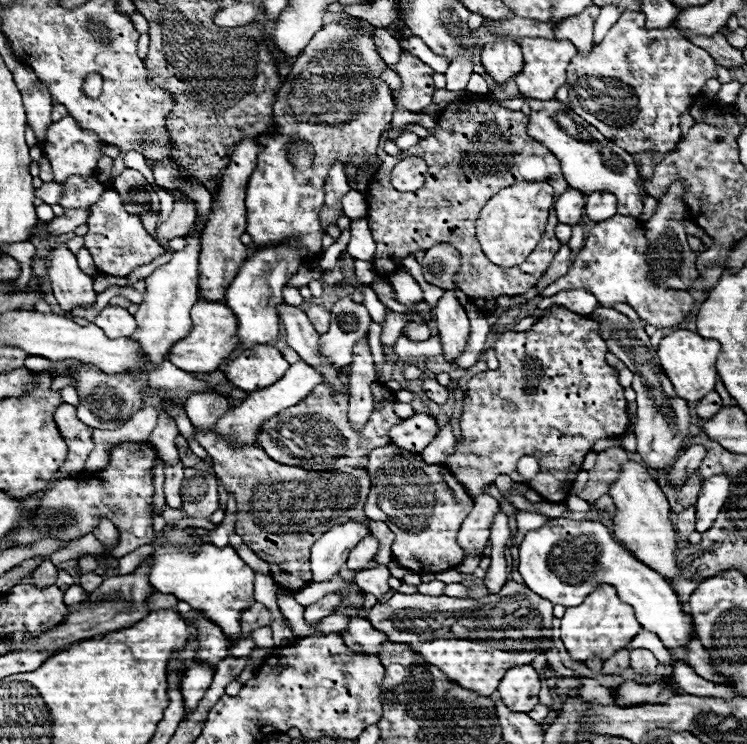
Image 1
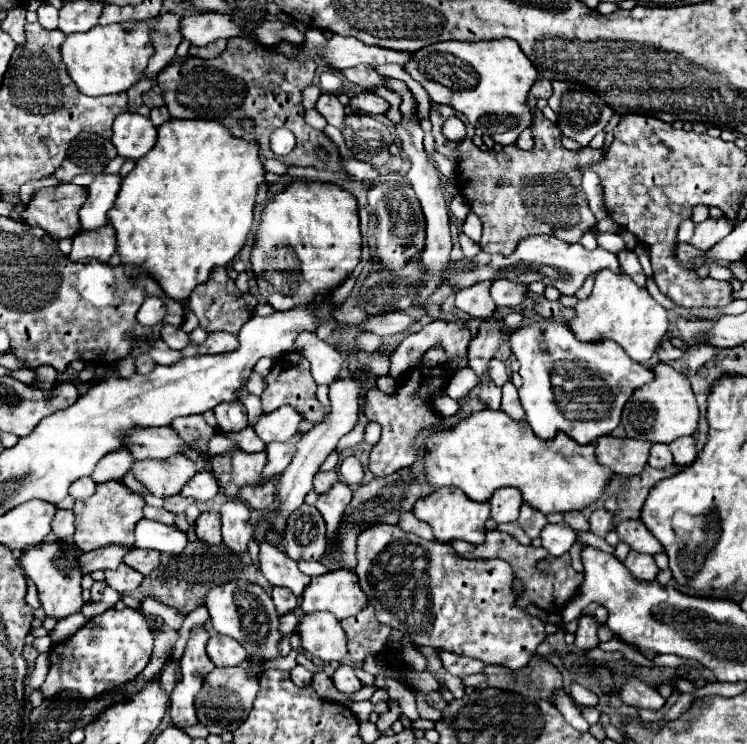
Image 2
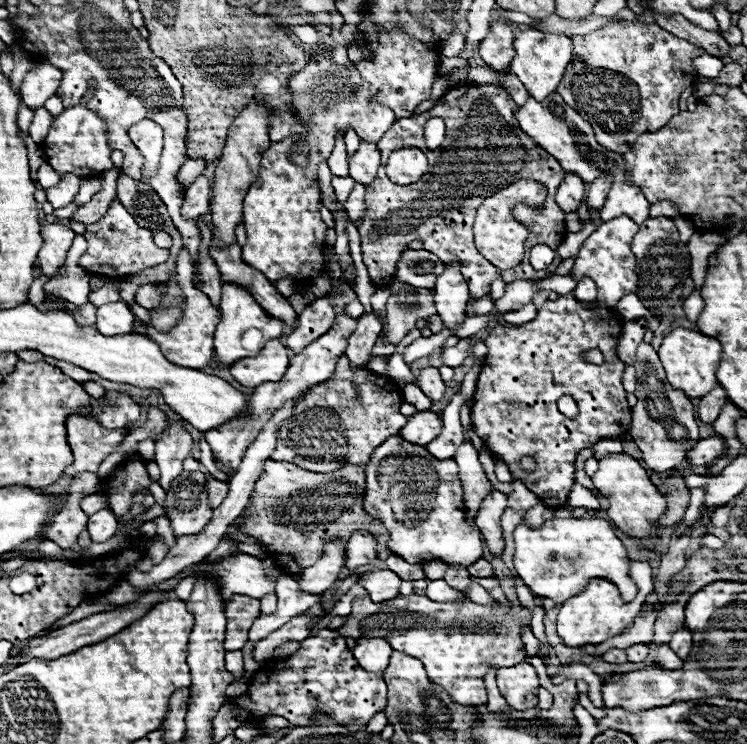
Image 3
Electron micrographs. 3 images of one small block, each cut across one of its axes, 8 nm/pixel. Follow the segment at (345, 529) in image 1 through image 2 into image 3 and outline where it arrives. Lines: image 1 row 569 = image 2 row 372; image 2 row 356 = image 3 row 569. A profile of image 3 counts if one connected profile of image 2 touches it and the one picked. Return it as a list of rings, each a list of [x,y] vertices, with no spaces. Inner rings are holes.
[[[332,538],[324,544],[322,556],[316,560],[316,564],[296,576],[302,592],[320,594],[338,580],[340,572],[344,570],[344,546],[346,542],[340,538]]]

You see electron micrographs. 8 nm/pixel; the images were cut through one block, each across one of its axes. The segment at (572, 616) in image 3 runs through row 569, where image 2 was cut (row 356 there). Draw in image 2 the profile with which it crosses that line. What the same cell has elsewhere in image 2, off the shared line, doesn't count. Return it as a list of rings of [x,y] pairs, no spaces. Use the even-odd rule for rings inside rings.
[[[600,270],[596,274],[596,282],[594,282],[594,290],[592,294],[586,298],[586,300],[580,300],[576,304],[576,318],[570,322],[570,328],[572,332],[576,334],[576,338],[580,340],[602,340],[602,338],[610,338],[614,340],[616,344],[620,344],[624,348],[624,352],[632,358],[632,360],[638,360],[638,362],[644,362],[648,360],[654,350],[660,346],[662,338],[666,336],[668,332],[668,312],[666,308],[662,308],[650,294],[646,288],[640,288],[626,272],[612,272],[612,270]]]

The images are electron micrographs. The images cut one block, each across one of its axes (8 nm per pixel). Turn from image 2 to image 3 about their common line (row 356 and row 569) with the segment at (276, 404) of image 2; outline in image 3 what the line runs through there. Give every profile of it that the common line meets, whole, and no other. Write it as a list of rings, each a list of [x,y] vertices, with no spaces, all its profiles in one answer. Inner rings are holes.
[[[266,460],[264,472],[254,484],[250,502],[242,512],[240,532],[254,536],[264,546],[266,554],[278,562],[278,568],[288,576],[298,576],[304,568],[312,566],[328,538],[340,536],[348,540],[356,530],[368,530],[378,540],[378,558],[384,560],[392,554],[386,548],[388,530],[380,520],[368,516],[362,508],[366,476],[362,466],[342,466],[334,472],[310,472],[296,464]]]

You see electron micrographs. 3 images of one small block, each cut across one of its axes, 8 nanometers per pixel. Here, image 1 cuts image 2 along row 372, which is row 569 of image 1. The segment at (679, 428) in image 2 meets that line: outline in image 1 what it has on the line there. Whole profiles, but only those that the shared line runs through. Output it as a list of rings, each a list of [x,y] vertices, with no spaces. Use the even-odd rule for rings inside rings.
[[[626,462],[620,470],[620,478],[610,486],[610,496],[616,506],[614,514],[614,536],[644,564],[652,566],[666,580],[680,576],[680,564],[676,560],[678,540],[670,520],[668,500],[658,482],[636,462]]]

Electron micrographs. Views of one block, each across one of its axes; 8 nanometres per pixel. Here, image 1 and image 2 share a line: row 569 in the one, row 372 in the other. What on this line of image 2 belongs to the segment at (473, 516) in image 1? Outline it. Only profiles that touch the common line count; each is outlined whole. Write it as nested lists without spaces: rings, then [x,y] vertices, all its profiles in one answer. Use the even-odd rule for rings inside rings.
[[[466,366],[466,368],[460,368],[460,372],[456,372],[452,376],[452,380],[450,380],[448,388],[446,388],[446,394],[450,398],[454,398],[454,400],[462,400],[476,384],[480,384],[478,374],[470,366]]]

